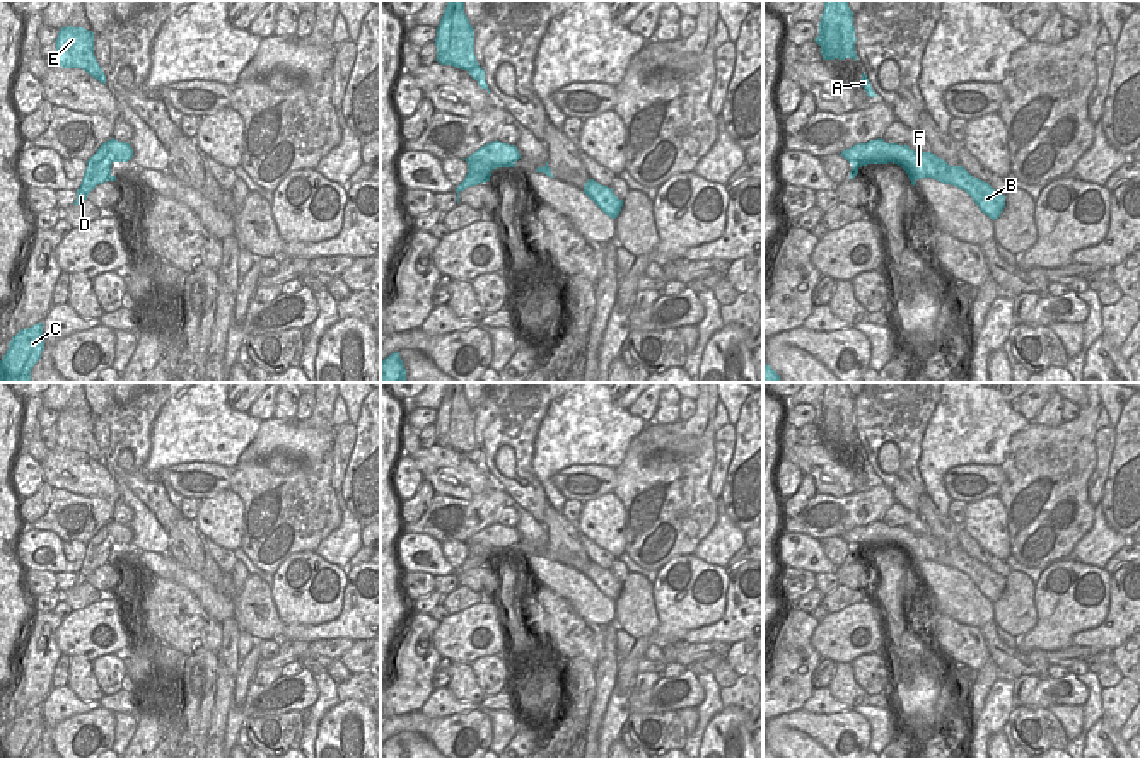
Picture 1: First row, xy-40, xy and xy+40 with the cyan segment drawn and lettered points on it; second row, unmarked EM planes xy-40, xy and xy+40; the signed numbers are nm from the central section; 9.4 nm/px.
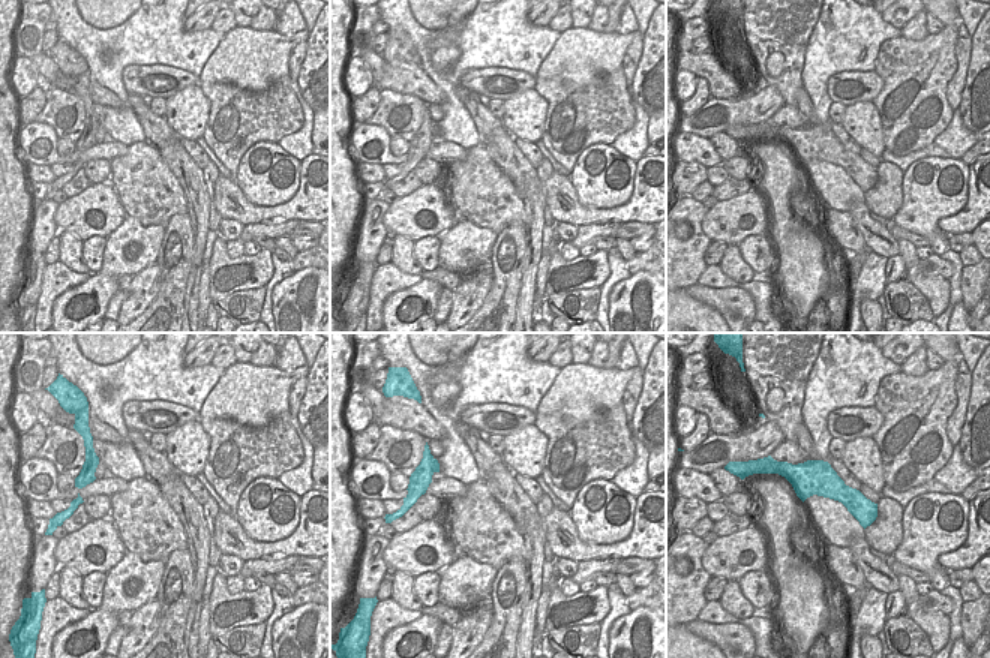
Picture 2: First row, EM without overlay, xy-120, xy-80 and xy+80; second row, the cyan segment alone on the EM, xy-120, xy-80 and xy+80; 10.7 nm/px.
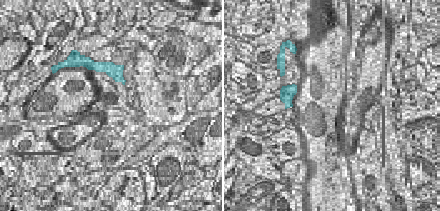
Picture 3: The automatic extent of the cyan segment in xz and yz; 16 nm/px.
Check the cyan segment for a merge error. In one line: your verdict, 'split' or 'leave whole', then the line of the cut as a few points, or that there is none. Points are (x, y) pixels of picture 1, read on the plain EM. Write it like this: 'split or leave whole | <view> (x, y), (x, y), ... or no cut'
split | xy (466, 542), (482, 542), (494, 550)

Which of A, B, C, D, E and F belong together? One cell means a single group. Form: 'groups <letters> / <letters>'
groups A C D E / B F

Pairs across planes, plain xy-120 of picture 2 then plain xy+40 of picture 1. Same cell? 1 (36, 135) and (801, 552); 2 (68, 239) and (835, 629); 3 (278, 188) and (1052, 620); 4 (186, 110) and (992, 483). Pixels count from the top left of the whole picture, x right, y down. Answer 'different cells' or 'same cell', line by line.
1: same cell
2: different cells
3: same cell
4: different cells

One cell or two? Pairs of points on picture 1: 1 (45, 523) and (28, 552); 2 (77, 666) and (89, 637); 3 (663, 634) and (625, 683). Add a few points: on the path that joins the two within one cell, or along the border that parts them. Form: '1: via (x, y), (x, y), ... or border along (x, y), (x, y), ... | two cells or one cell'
1: border along (21, 531), (29, 528), (50, 530), (62, 542) | two cells
2: border along (70, 656), (82, 654), (91, 661) | two cells
3: via (649, 641), (639, 649), (627, 670) | one cell

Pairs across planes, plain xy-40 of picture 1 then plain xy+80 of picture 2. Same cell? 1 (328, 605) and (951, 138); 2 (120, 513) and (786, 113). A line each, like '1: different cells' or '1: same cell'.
1: different cells
2: same cell

